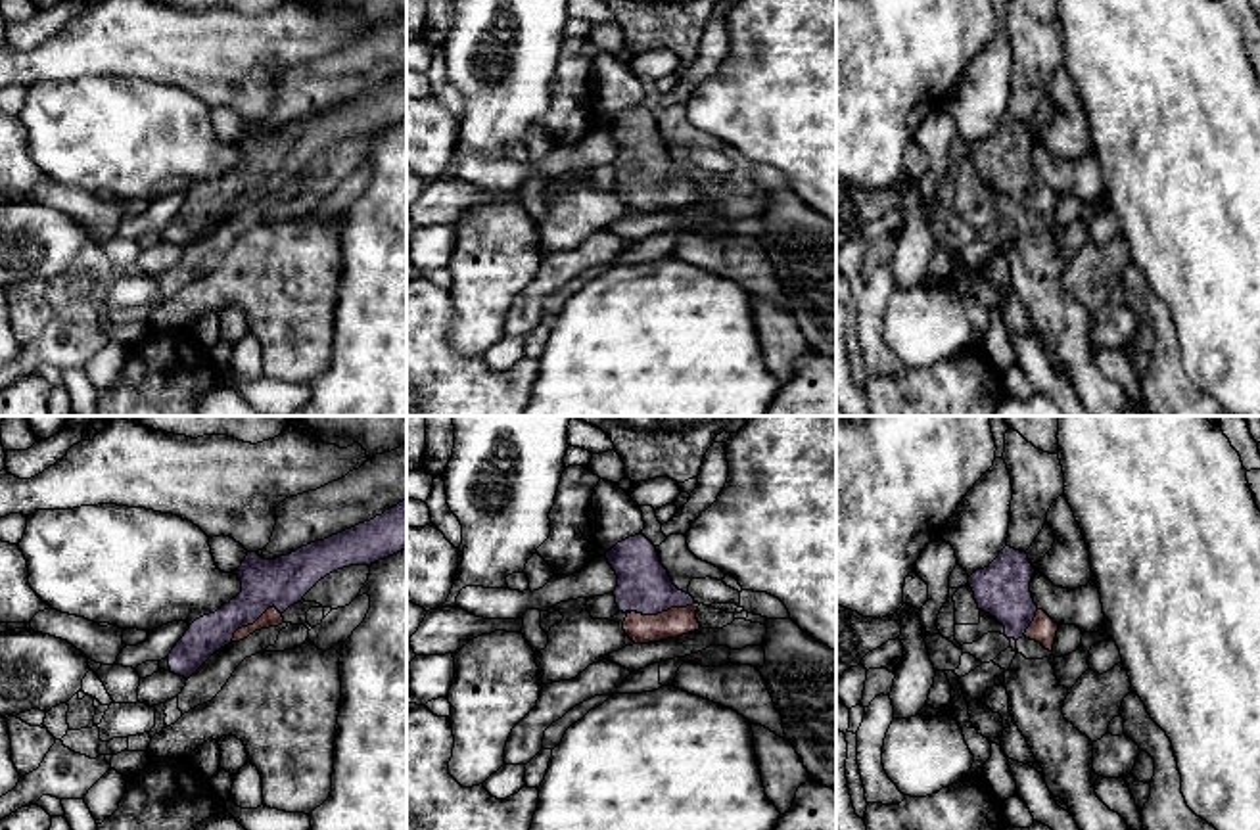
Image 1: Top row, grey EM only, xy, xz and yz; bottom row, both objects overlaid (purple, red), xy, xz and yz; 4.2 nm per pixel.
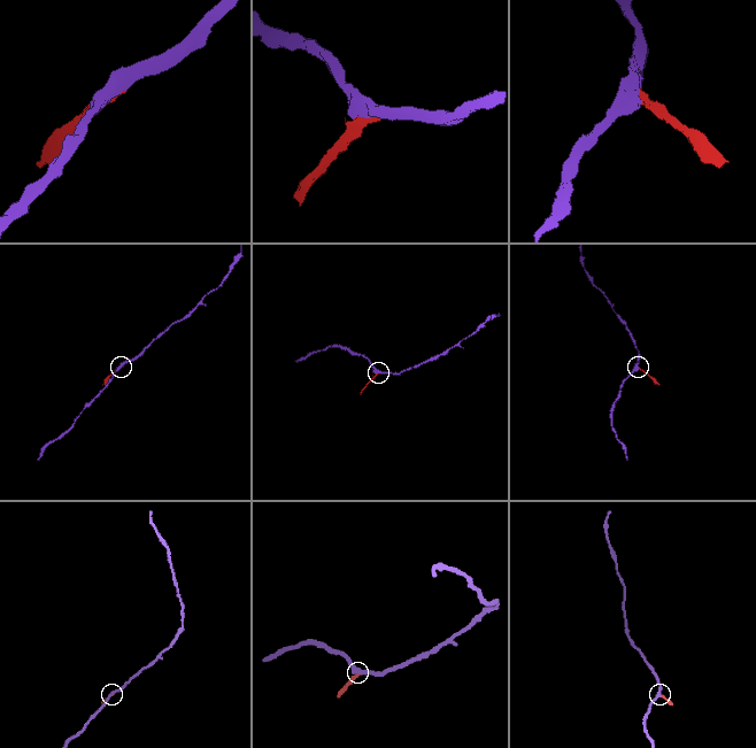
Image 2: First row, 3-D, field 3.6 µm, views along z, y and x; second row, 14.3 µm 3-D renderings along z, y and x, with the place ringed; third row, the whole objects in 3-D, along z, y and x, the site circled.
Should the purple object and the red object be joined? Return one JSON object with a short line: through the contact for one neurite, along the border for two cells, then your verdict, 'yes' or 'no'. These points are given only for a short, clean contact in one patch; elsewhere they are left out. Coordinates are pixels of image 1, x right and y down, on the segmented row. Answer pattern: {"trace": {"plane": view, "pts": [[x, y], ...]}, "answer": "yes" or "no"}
{"trace": {"plane": "xz", "pts": [[643, 583], [664, 610], [643, 629]]}, "answer": "yes"}

